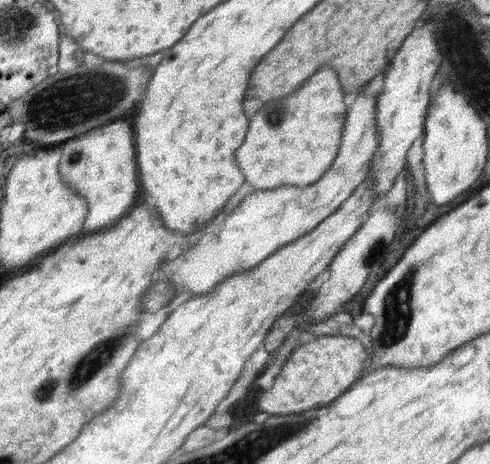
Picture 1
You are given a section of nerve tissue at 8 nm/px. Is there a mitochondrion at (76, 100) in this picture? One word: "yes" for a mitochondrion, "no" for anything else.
yes

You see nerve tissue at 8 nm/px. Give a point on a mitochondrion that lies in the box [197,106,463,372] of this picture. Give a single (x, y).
(399, 306)

